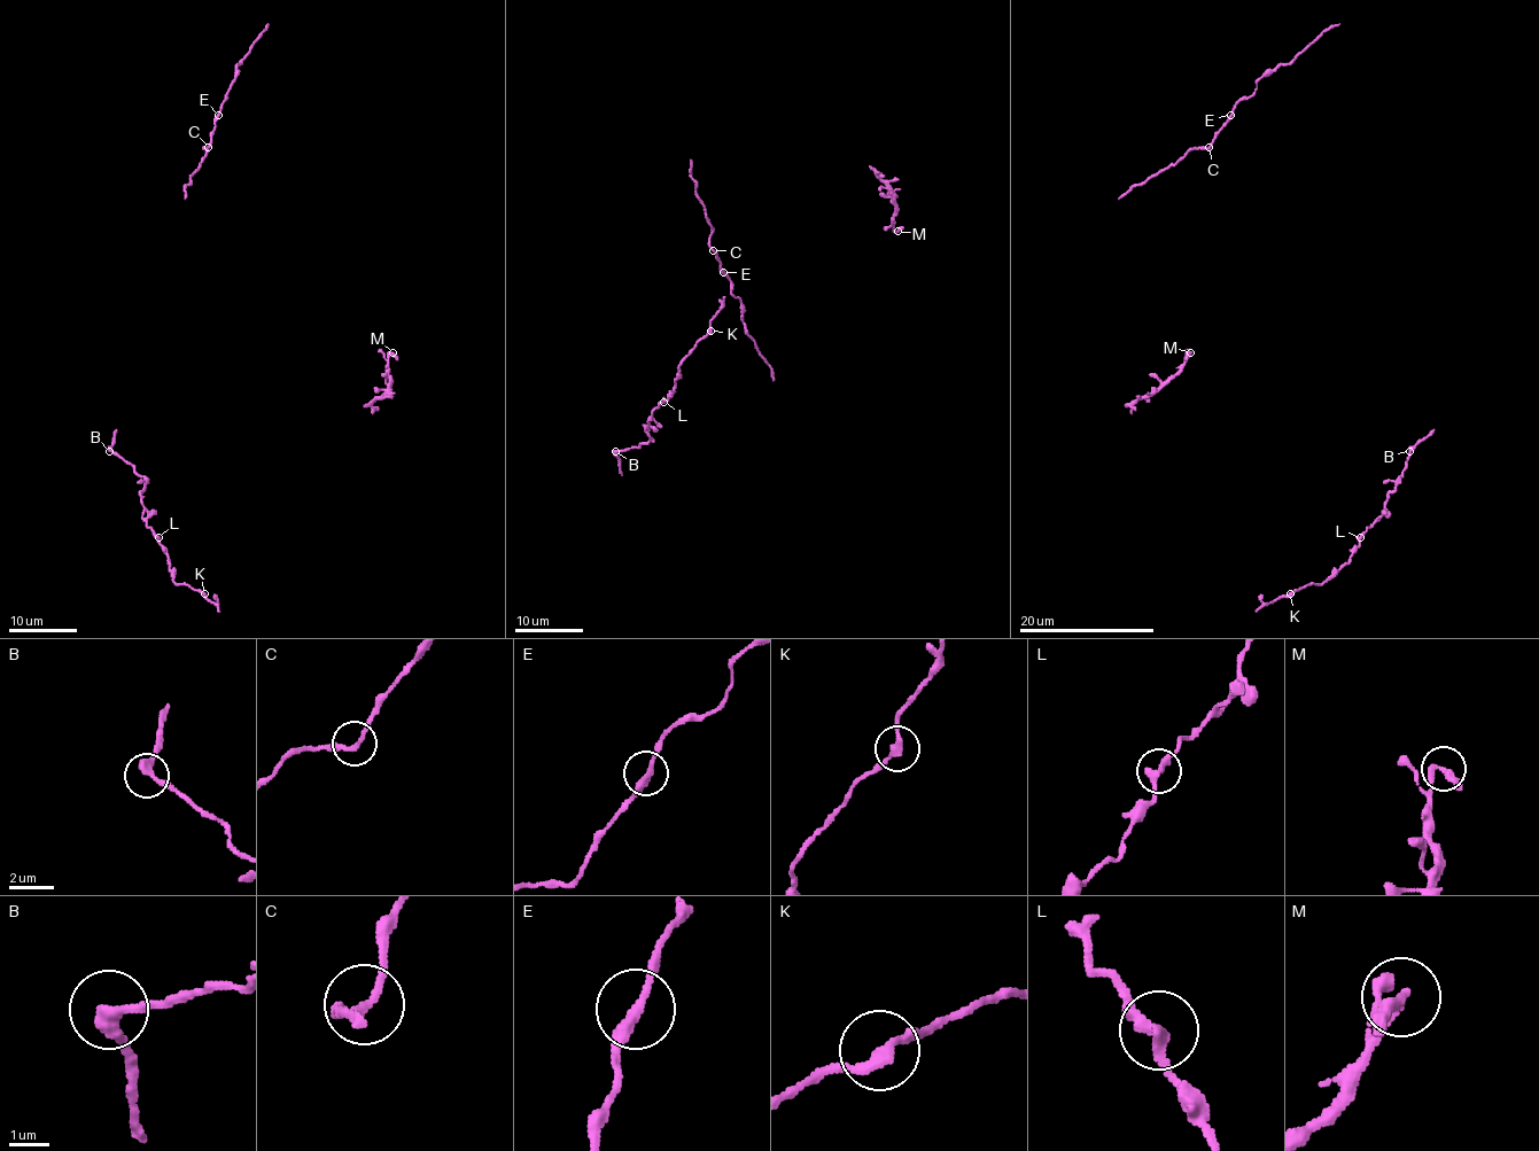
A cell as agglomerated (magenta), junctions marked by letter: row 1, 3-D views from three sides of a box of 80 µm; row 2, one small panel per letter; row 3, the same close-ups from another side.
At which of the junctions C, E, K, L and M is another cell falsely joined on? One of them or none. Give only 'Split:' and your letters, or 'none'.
Split: none

